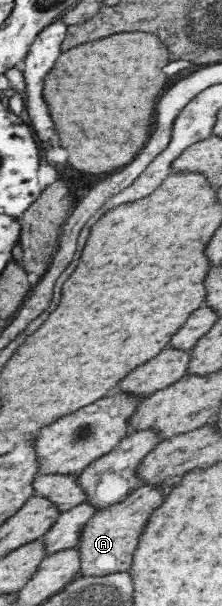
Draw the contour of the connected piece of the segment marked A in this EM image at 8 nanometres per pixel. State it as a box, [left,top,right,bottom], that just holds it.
[74,485,168,577]

